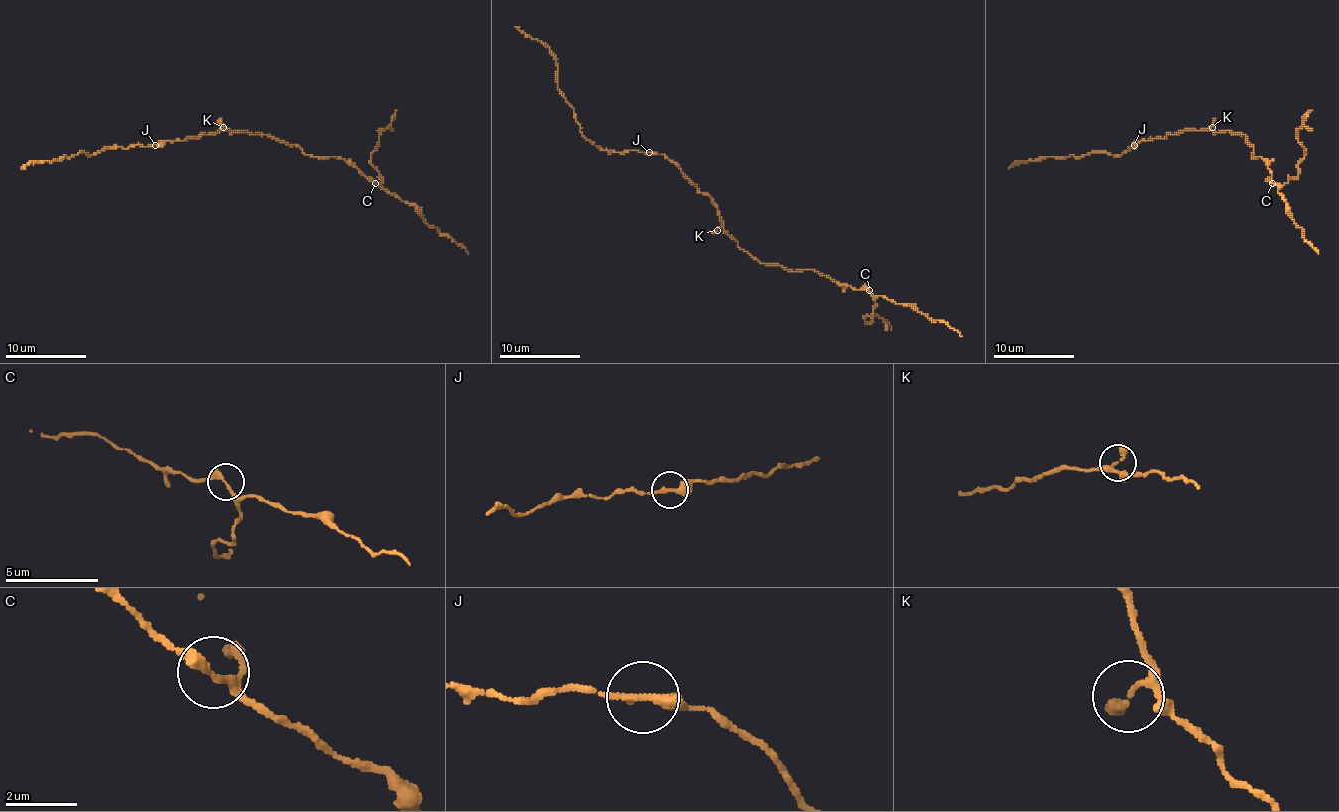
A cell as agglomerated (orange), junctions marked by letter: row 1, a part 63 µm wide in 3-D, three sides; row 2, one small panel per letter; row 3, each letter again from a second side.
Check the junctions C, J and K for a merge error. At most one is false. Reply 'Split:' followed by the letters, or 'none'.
Split: none

